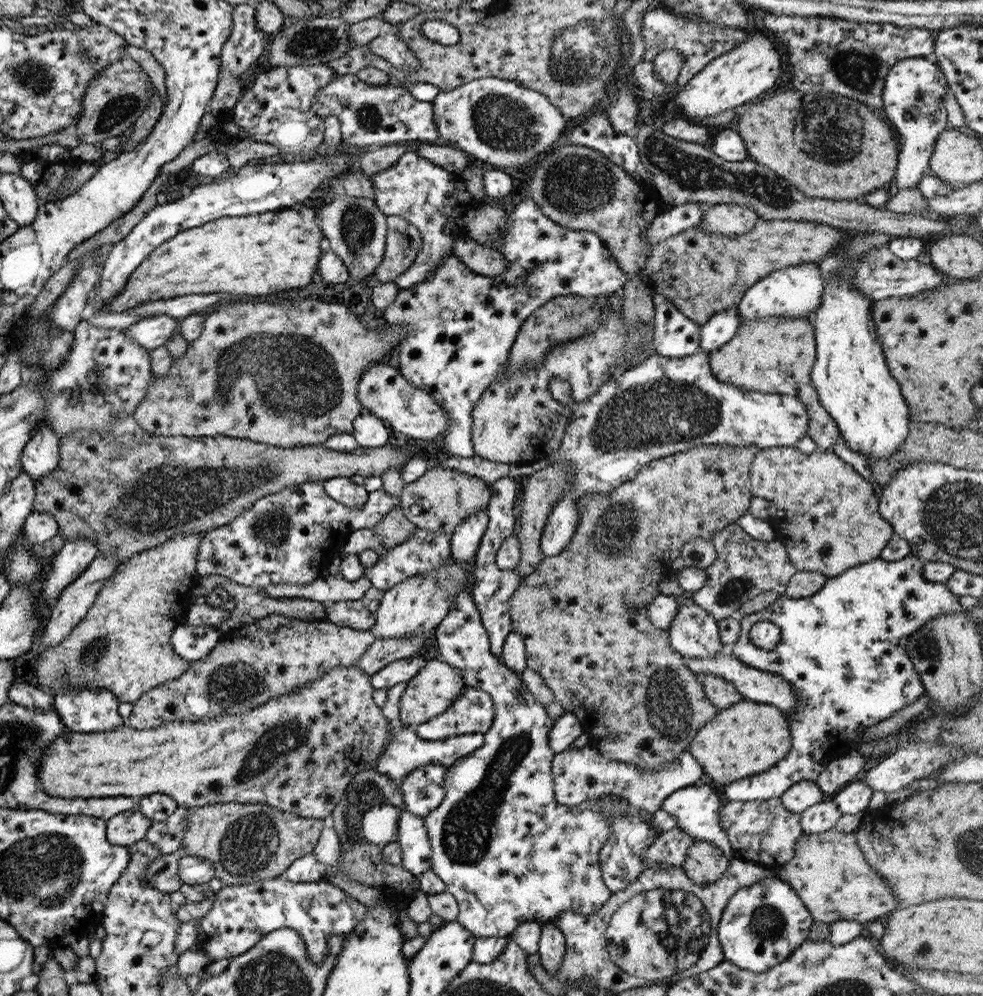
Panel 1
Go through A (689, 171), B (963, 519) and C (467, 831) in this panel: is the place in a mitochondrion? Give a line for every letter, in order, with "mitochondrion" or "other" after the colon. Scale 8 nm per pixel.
A: mitochondrion
B: mitochondrion
C: mitochondrion

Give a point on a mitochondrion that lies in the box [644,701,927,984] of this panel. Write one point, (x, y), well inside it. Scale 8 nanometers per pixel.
(767, 926)

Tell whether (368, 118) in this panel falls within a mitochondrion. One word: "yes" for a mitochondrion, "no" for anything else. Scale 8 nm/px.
yes

